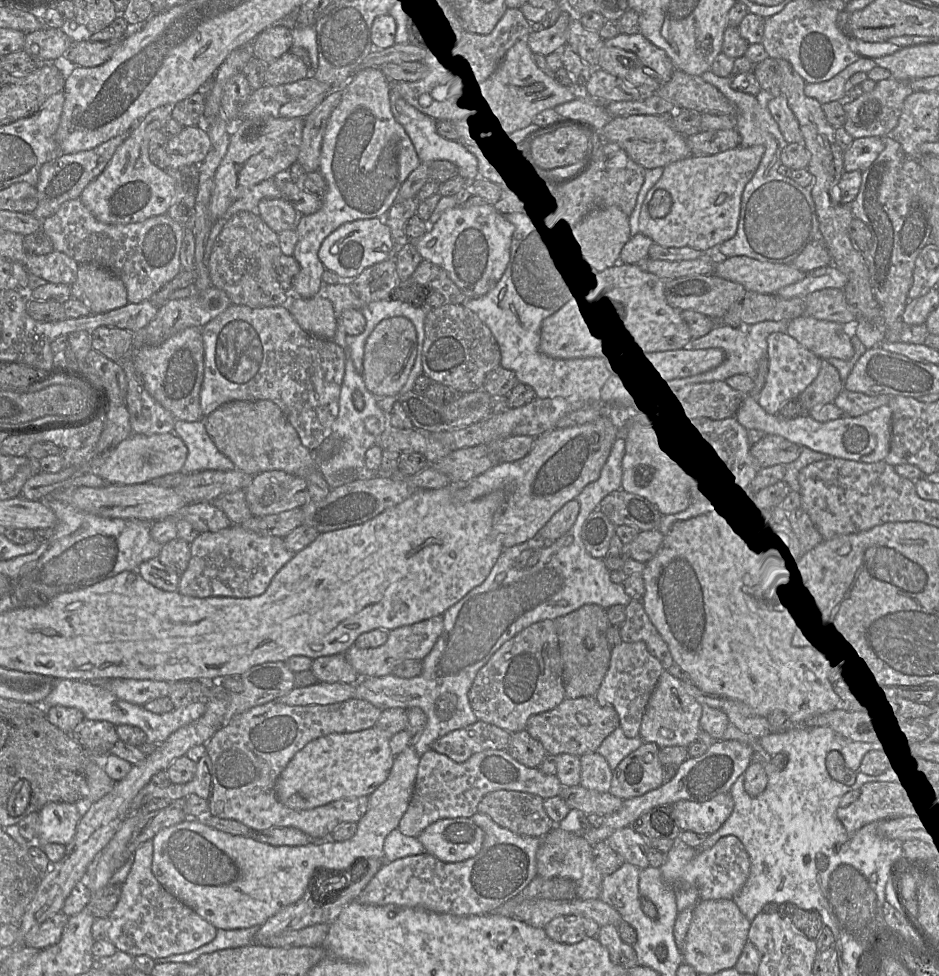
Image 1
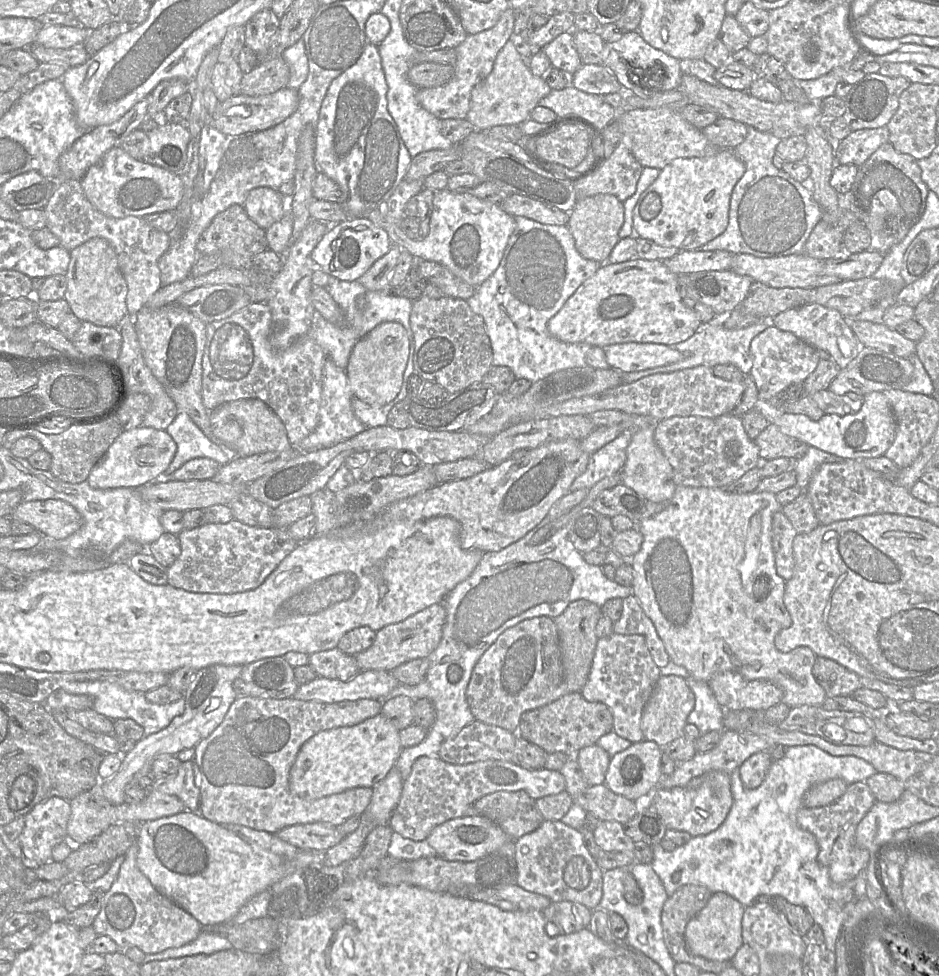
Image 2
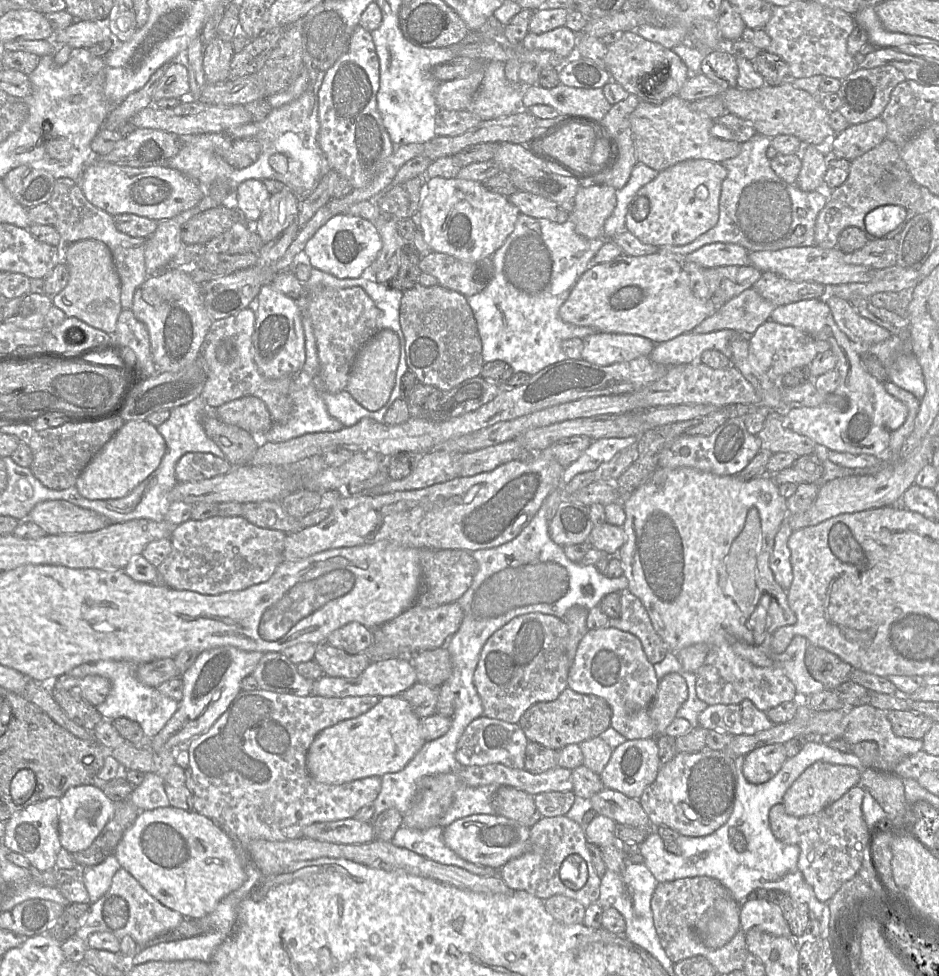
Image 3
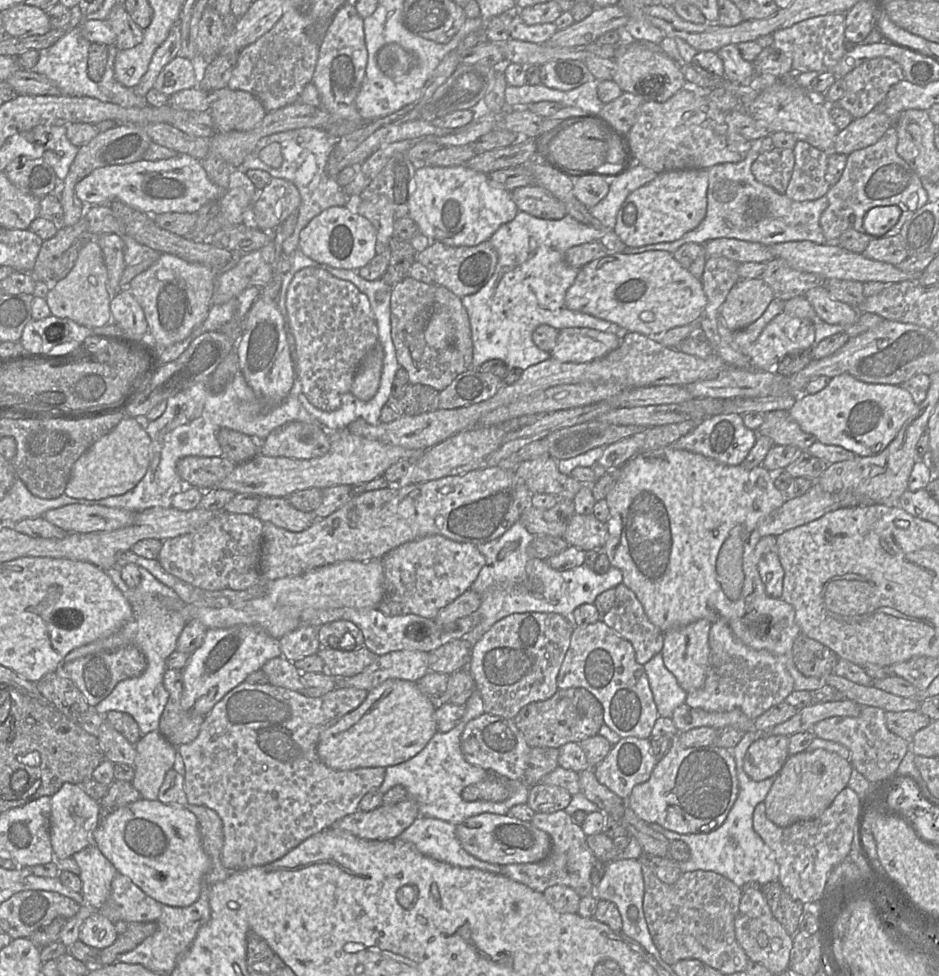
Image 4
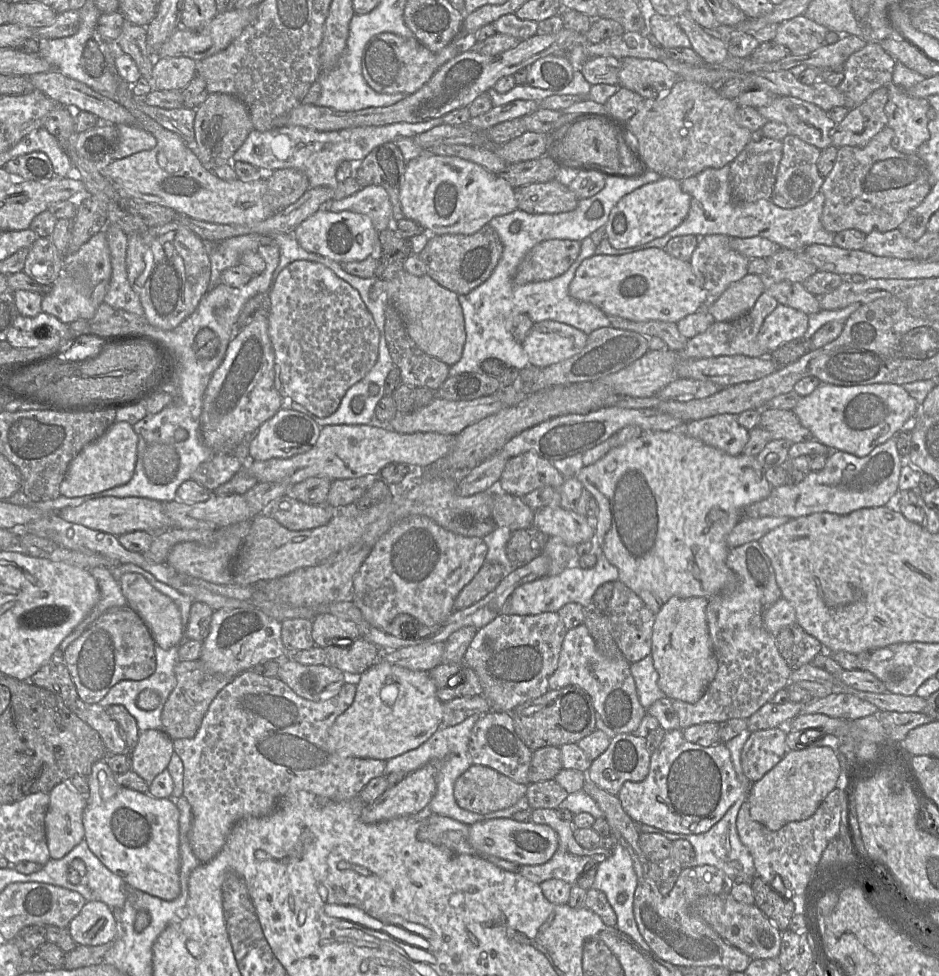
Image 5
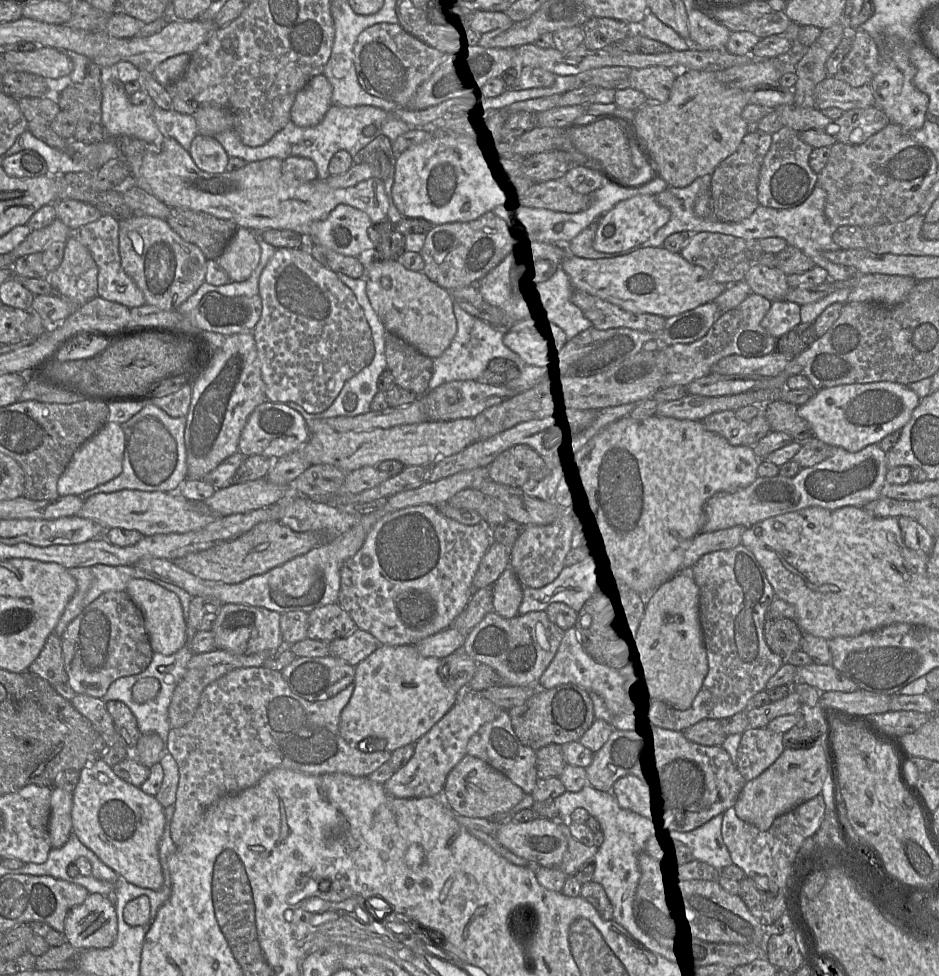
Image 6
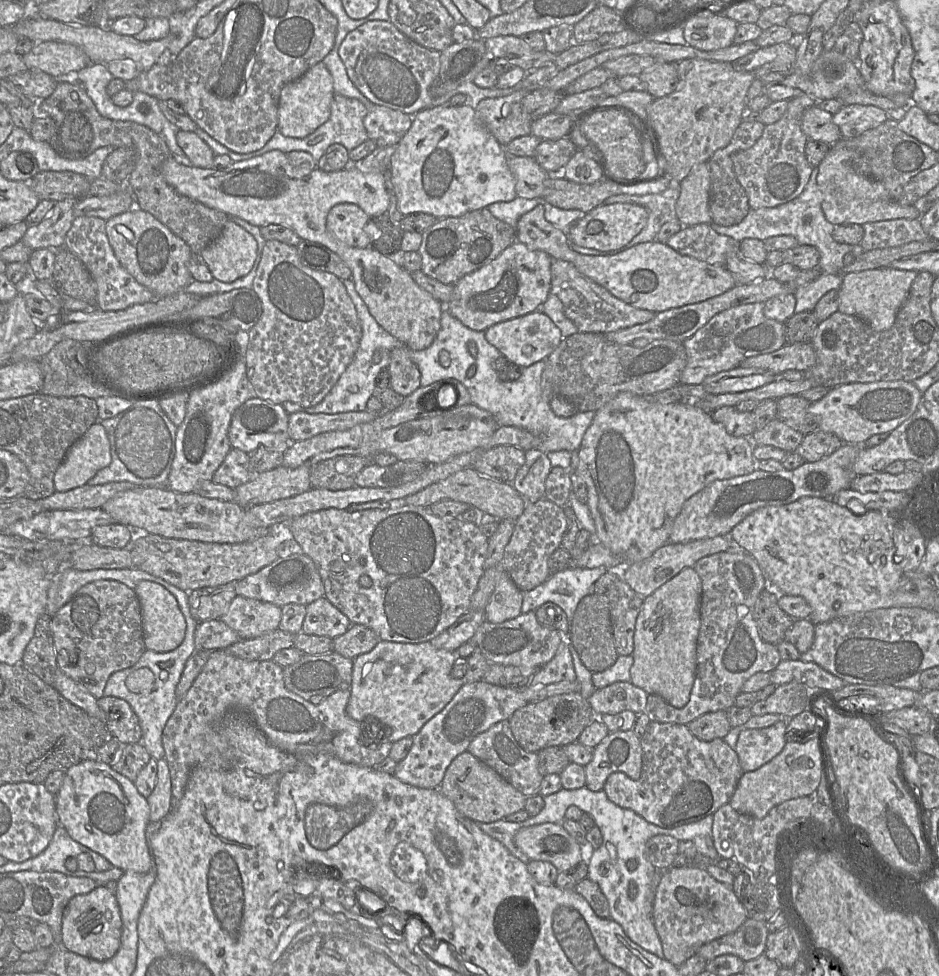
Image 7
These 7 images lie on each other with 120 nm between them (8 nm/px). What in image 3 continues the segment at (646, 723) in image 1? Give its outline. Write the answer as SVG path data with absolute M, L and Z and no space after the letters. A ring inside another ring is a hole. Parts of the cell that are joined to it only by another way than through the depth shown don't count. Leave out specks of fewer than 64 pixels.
M669 673L659 680L656 696L649 707L649 717L654 725L654 737L664 735L687 697L687 684L681 675Z

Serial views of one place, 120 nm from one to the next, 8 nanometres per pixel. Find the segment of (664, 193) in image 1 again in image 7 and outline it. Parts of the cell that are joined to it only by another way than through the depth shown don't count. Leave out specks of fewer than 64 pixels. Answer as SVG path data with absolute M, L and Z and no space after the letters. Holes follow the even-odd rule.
M636 204L600 205L586 213L569 228L568 239L575 245L602 252L615 251L628 244L646 226L649 213Z

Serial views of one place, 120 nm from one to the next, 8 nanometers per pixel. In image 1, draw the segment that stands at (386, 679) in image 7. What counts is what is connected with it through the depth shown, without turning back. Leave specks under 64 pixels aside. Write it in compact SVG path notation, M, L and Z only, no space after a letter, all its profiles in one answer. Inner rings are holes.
M375 727L351 733L332 733L307 743L286 765L275 784L277 799L285 806L305 810L328 804L330 802L369 796L388 777L395 756L389 744L390 738Z

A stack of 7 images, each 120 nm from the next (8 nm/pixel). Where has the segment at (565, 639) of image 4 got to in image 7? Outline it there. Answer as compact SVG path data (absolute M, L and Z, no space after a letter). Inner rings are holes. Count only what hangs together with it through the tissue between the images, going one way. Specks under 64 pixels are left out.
M530 611L501 623L485 620L470 642L490 663L539 669L554 657L563 639L563 633L540 624L535 611Z

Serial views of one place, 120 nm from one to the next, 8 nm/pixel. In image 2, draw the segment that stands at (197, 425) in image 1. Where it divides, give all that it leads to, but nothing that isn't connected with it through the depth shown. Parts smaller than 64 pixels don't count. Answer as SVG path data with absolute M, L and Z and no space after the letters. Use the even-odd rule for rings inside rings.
M179 412L166 429L177 444L177 452L165 477L195 458L209 458L220 465L228 464L233 455L226 455L220 445L213 442L184 412Z

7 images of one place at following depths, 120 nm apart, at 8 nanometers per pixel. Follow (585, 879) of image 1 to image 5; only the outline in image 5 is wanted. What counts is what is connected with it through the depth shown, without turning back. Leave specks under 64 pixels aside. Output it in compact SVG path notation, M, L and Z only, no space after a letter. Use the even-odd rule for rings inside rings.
M539 808L531 810L531 821L536 824L543 824L551 827L558 837L558 848L554 855L545 863L539 865L520 865L518 872L529 881L540 885L549 879L559 879L571 886L576 884L577 878L584 871L588 864L599 864L610 857L612 849L599 847L586 849L580 846L574 838L574 826L572 822L560 819L555 809Z

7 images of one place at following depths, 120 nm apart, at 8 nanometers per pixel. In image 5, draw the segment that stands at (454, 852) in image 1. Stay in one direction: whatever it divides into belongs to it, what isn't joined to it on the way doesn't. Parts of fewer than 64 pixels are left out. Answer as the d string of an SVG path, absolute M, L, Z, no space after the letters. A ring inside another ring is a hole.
M496 818L471 824L468 842L479 855L492 855L519 865L543 864L558 848L558 837L551 827L532 821L518 822L512 818Z

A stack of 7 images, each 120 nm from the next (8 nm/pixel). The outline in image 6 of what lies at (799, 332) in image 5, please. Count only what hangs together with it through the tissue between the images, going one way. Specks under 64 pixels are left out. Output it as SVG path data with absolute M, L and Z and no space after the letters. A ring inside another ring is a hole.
M772 301L761 325L773 337L778 339L801 323L800 305L791 301Z

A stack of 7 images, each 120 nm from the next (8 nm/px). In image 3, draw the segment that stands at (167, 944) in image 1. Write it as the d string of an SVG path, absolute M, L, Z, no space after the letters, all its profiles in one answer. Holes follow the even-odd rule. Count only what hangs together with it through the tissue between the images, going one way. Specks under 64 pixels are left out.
M120 867L114 874L107 892L90 904L88 914L75 936L86 940L94 932L110 932L118 939L128 935L138 946L147 946L151 945L153 939L176 929L183 920L182 914L161 904L129 872Z

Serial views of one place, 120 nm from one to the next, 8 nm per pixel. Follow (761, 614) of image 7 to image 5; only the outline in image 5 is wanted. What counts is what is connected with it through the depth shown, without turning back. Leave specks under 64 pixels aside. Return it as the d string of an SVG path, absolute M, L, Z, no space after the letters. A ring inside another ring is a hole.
M798 623L789 625L775 636L779 653L791 670L811 664L824 651L821 642L809 635Z

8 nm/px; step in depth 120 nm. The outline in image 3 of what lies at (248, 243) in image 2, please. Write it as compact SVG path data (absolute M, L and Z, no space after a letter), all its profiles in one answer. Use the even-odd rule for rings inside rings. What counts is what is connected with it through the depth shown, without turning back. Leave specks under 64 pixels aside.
M220 206L199 212L189 219L181 229L184 244L206 244L224 233L236 223L245 223L238 209Z

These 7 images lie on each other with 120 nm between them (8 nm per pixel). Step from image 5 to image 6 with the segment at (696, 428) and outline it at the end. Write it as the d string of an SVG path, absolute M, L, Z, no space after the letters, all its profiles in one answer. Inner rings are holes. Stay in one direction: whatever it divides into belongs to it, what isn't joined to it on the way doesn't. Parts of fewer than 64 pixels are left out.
M733 410L713 413L701 422L707 430L722 436L733 446L743 444L749 428L749 422L738 419Z

